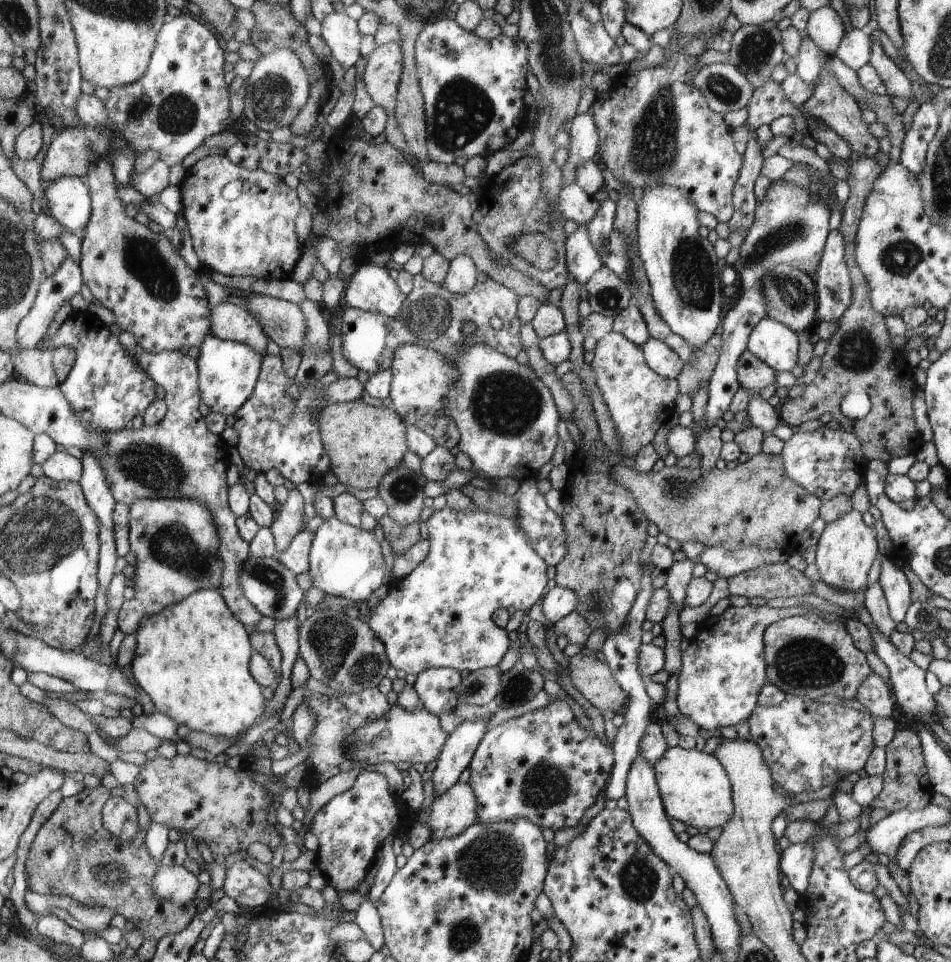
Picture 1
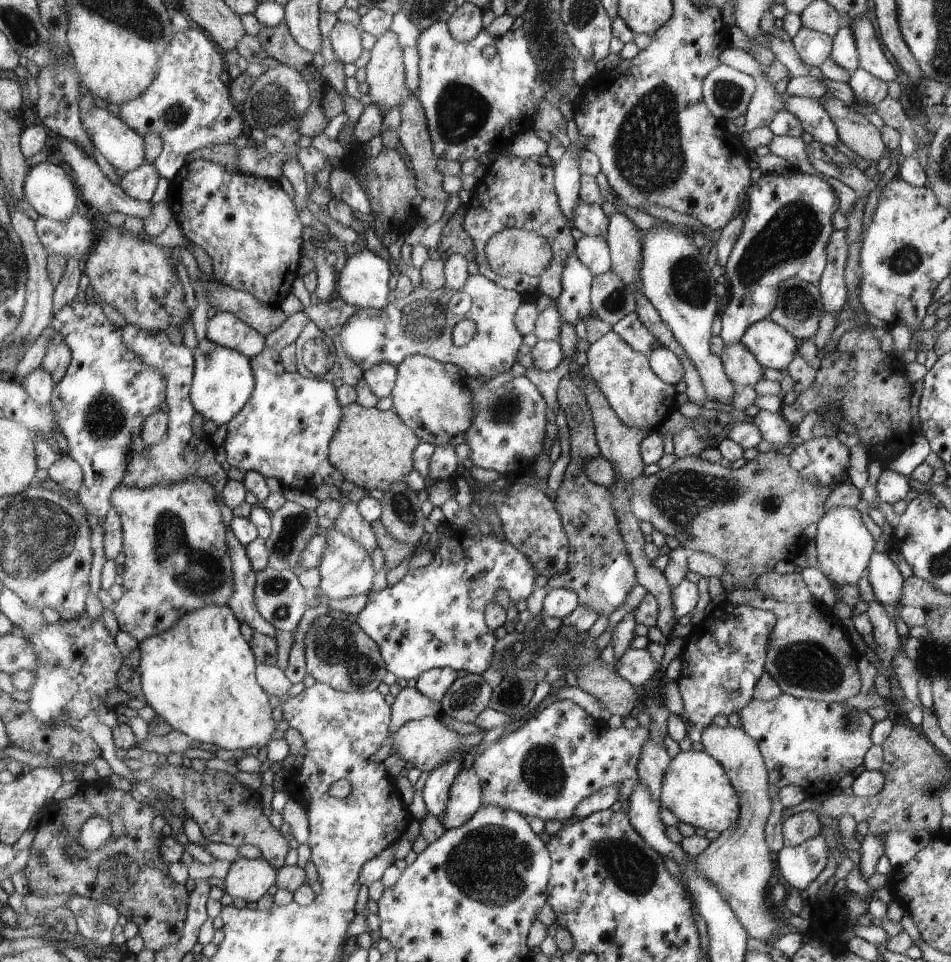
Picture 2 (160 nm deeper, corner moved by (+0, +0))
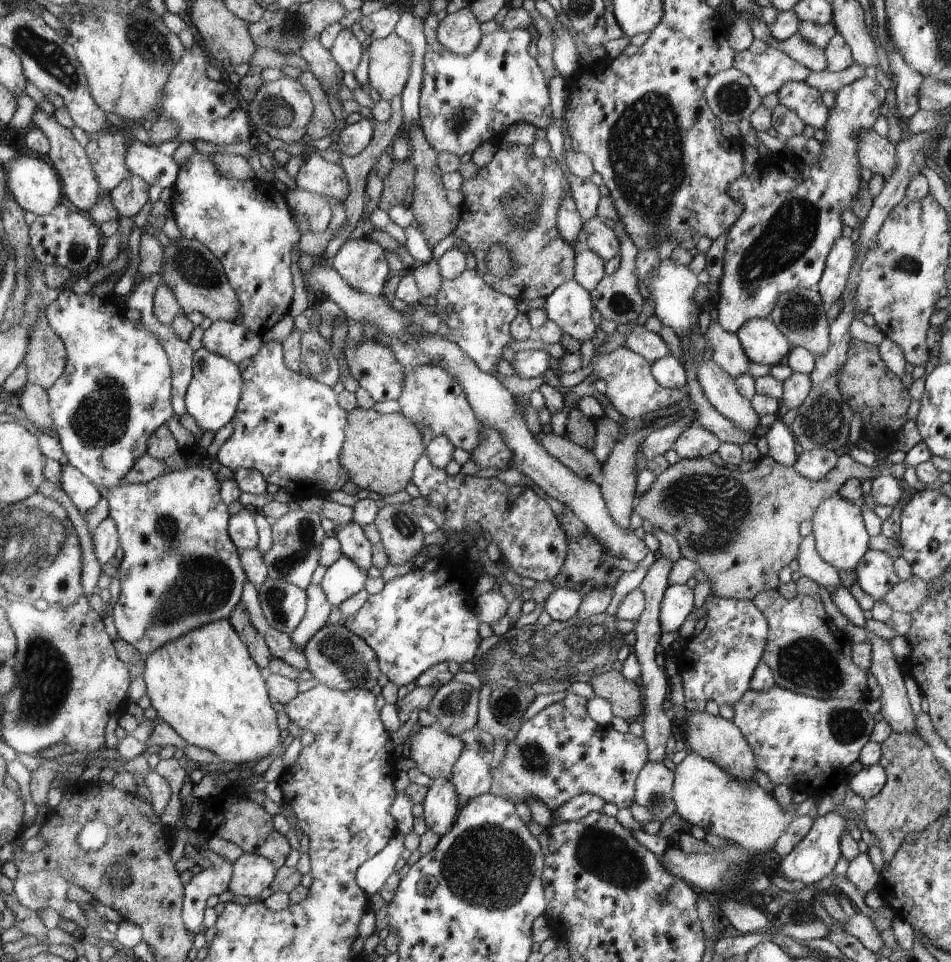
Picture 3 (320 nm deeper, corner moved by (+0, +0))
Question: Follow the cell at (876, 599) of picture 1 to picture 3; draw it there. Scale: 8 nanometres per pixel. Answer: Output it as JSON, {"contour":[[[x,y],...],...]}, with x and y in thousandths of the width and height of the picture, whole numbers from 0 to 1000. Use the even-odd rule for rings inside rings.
{"contour":[[[921,659],[915,660],[916,692],[915,699],[927,715],[925,742],[944,763],[962,762],[962,744],[951,710],[952,699],[942,686],[937,665]]]}

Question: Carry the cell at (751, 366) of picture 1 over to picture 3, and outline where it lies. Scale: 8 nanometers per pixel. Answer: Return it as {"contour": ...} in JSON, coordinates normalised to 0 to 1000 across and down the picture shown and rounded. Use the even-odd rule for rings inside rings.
{"contour":[[[753,333],[742,343],[744,358],[749,360],[749,374],[770,394],[787,388],[789,374],[782,367],[773,346],[763,345]]]}

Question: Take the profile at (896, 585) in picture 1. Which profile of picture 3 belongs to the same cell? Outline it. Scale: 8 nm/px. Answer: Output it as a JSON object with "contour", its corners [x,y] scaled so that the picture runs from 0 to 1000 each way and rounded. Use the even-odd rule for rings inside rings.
{"contour":[[[914,571],[900,588],[901,606],[920,625],[930,622],[946,604],[940,593],[940,583],[928,573]]]}

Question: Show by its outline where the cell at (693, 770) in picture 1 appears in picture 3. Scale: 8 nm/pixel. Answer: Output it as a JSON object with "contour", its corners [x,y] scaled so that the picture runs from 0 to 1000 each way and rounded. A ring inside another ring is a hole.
{"contour":[[[723,784],[712,794],[708,805],[708,834],[716,851],[727,860],[734,859],[742,867],[752,867],[795,888],[813,884],[816,873],[836,848],[831,840],[822,840],[814,825],[805,823],[795,812],[774,811],[734,784]]]}

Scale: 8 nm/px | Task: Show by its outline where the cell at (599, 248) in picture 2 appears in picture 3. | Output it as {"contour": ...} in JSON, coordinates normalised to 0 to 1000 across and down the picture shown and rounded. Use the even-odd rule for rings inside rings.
{"contour":[[[615,255],[610,256],[605,262],[604,291],[623,305],[623,301],[634,292],[635,287],[636,271],[625,260],[620,260]]]}

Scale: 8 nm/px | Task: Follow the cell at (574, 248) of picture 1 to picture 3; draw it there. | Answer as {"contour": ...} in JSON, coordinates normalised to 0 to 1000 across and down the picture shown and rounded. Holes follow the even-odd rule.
{"contour":[[[604,289],[595,291],[574,310],[571,322],[592,347],[608,352],[610,357],[623,354],[627,341],[630,341],[623,334],[625,316],[621,305],[614,297],[610,297]]]}

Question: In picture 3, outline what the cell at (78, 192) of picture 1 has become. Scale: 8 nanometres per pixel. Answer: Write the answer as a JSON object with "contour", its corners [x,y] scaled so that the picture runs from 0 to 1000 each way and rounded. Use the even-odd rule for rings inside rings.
{"contour":[[[20,162],[4,172],[5,195],[19,214],[36,223],[53,223],[66,206],[61,179],[43,164]]]}

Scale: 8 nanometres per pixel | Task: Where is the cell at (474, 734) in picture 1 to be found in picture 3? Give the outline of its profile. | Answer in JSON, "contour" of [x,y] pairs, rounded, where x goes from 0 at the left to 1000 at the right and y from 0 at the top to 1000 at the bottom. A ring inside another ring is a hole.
{"contour":[[[458,809],[450,818],[445,833],[446,854],[465,870],[475,862],[483,849],[483,827],[473,810]]]}

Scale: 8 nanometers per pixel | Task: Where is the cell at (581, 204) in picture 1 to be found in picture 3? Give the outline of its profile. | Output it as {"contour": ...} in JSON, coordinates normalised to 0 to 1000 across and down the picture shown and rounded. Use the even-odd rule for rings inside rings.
{"contour":[[[626,223],[613,230],[613,237],[618,242],[616,257],[625,260],[636,272],[646,268],[652,261],[652,252],[644,237]]]}

